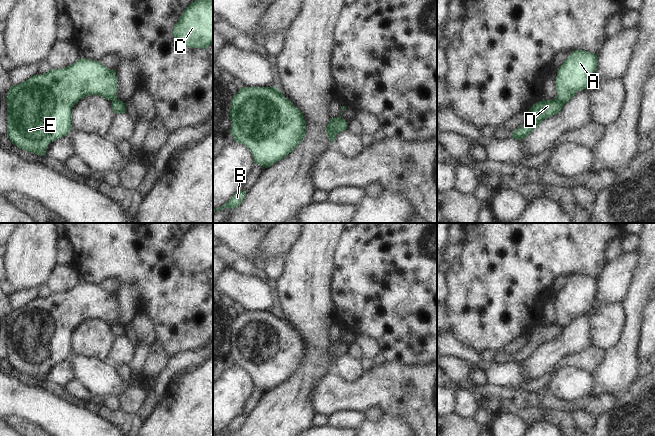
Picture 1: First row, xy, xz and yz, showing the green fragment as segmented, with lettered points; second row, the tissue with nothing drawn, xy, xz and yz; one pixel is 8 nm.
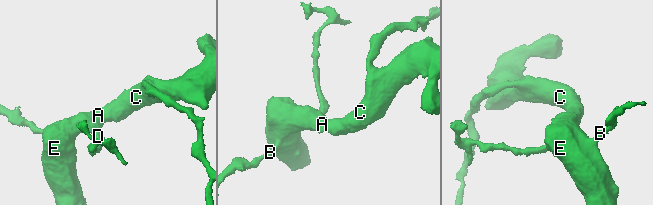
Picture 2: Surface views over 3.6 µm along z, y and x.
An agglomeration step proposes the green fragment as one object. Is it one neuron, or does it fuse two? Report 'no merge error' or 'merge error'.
merge error

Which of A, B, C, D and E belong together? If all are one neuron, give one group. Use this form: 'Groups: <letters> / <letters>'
Groups: A B C E / D.

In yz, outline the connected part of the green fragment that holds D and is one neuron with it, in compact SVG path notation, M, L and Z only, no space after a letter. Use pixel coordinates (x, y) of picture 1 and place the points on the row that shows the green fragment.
M556 99L542 100L535 103L529 109L529 119L519 129L513 130L512 138L520 140L526 138L541 121L556 115L559 111L561 111L562 107L563 104Z

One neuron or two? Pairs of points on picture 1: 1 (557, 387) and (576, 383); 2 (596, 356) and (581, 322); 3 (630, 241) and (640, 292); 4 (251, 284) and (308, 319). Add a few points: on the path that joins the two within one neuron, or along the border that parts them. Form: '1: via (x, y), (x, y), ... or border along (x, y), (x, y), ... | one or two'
1: via (562, 386), (571, 384) | one
2: border along (592, 345), (570, 356) | two
3: border along (638, 235), (640, 238), (640, 248) | two
4: border along (275, 305), (276, 310) | two

